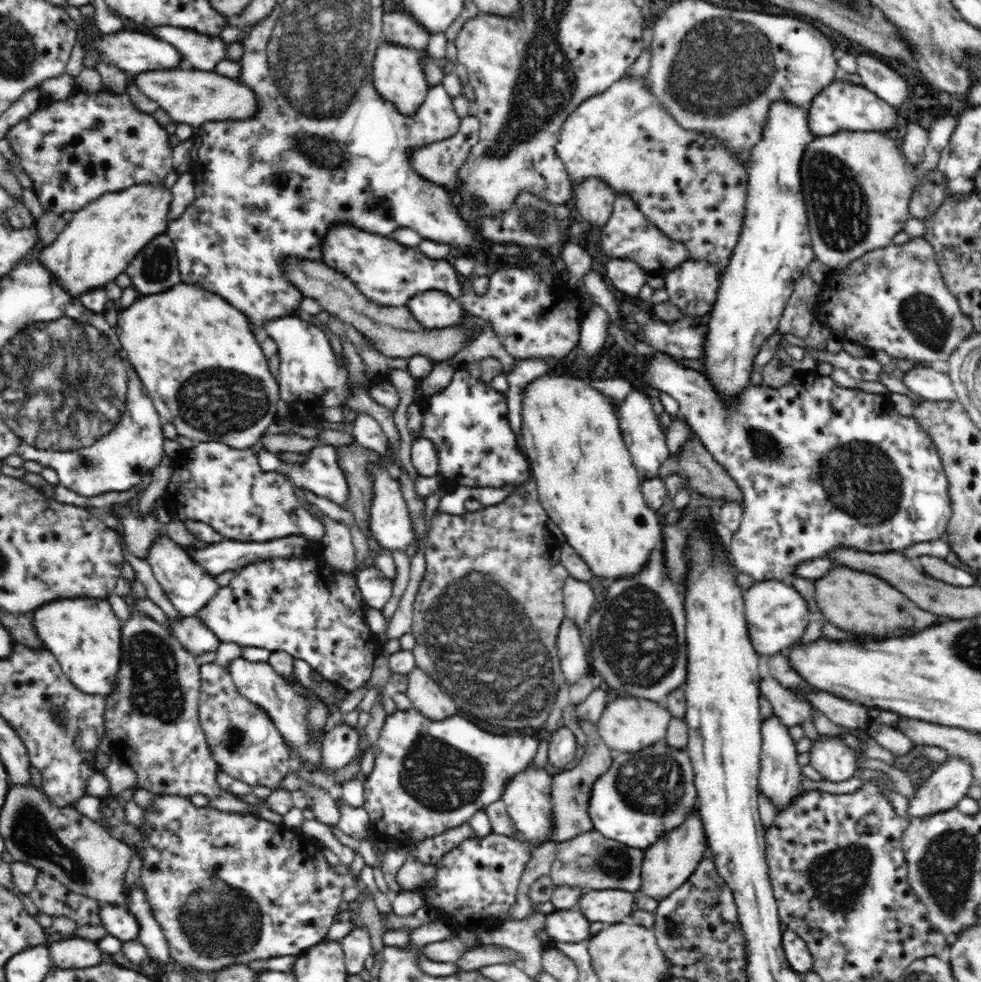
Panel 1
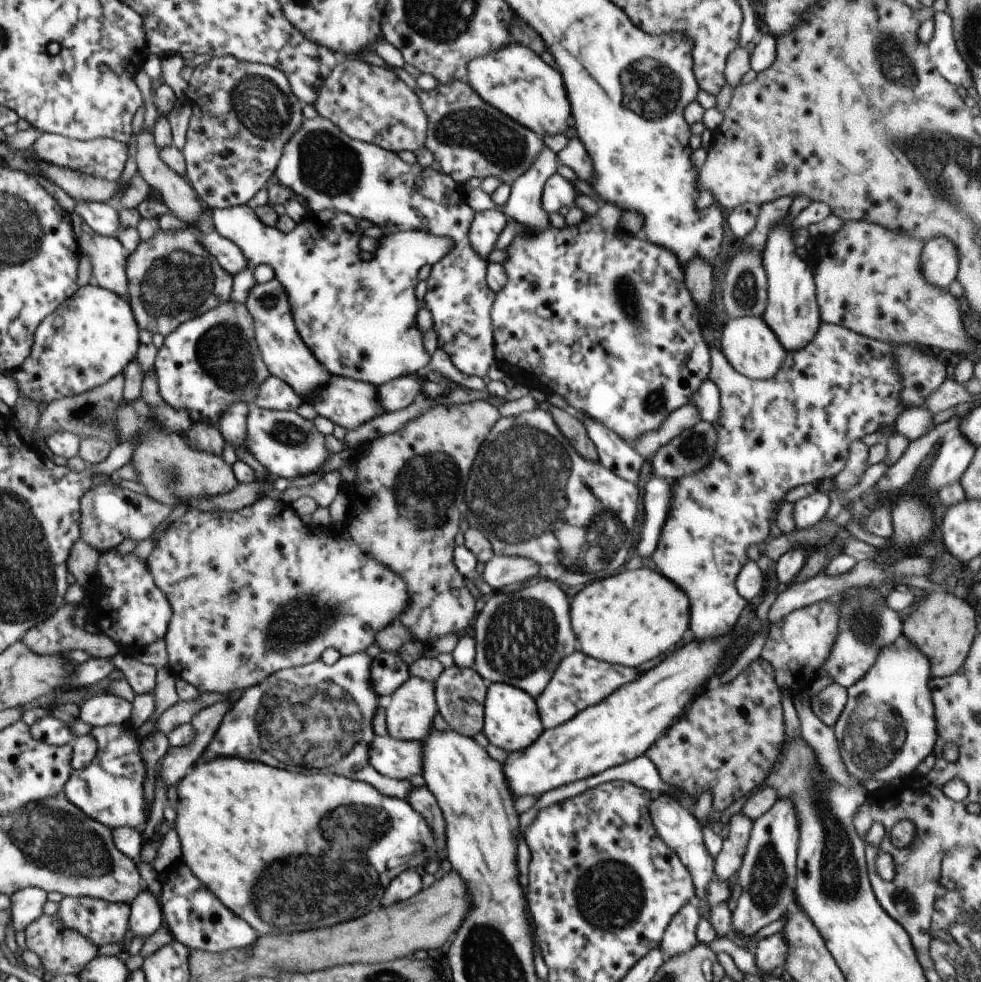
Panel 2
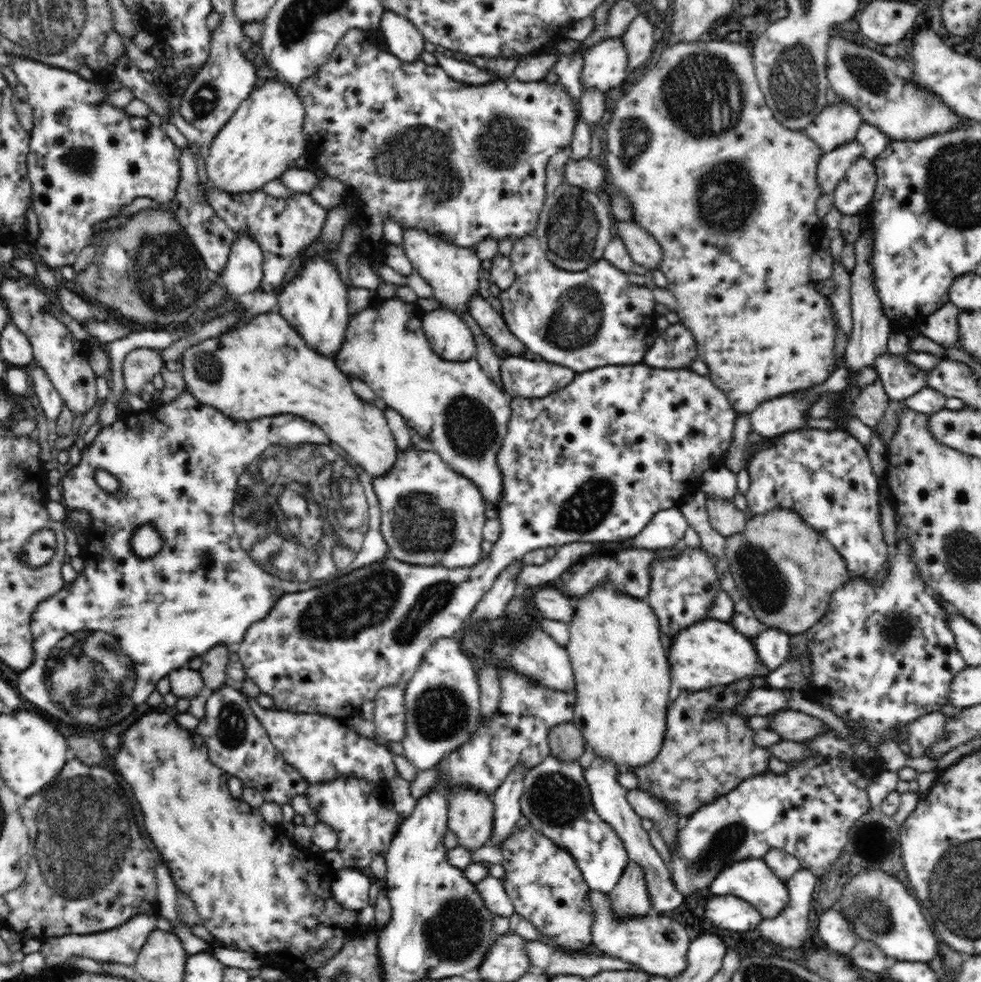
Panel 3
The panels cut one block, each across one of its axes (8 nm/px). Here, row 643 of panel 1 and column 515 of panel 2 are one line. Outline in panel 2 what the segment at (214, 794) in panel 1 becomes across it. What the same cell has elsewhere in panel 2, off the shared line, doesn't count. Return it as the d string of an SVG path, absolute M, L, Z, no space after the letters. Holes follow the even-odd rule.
M395 68L394 73L418 95L421 109L426 113L428 130L424 147L434 155L440 172L461 185L470 178L484 179L488 176L511 185L532 166L540 150L546 148L541 137L490 106L469 84L456 80L454 84L439 84L434 90L424 92L404 68Z

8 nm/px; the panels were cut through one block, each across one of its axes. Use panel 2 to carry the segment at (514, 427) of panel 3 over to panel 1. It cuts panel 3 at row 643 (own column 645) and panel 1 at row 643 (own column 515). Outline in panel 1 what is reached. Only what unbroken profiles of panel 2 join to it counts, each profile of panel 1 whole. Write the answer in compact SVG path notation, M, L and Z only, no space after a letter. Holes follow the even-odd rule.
M320 551L310 552L305 556L300 554L290 558L270 558L264 562L254 562L237 570L231 581L226 586L221 586L211 601L198 611L197 617L221 642L266 648L270 652L284 651L295 659L308 662L324 679L350 692L365 685L373 672L368 662L352 662L356 656L356 644L364 648L364 644L370 642L369 628L363 617L364 600L355 576L356 571L344 572L323 562Z

